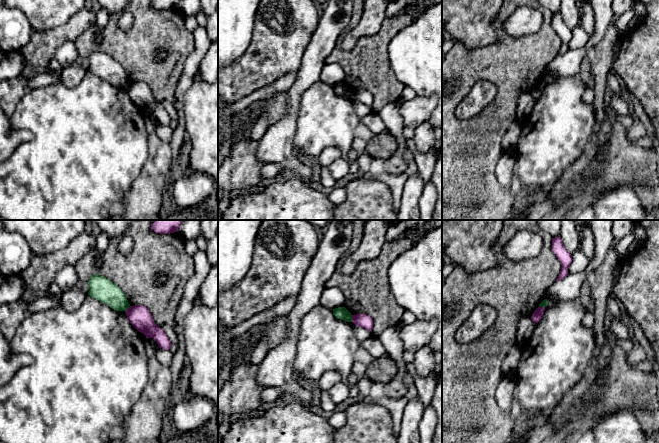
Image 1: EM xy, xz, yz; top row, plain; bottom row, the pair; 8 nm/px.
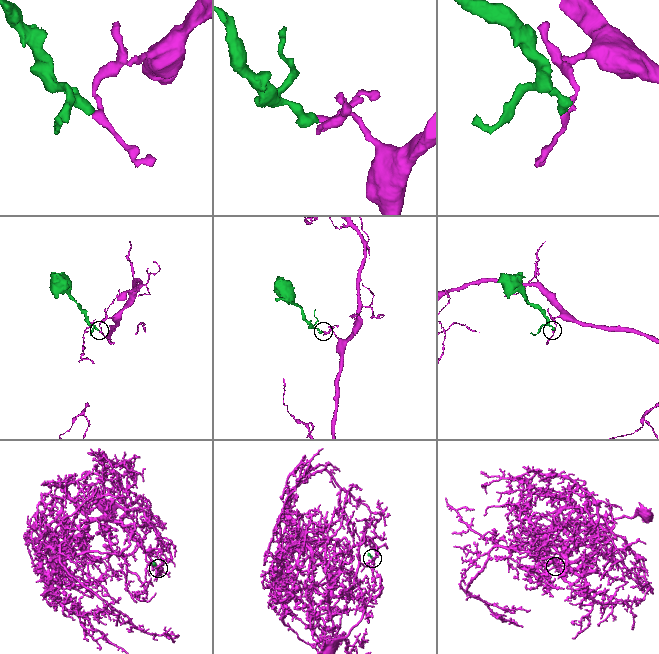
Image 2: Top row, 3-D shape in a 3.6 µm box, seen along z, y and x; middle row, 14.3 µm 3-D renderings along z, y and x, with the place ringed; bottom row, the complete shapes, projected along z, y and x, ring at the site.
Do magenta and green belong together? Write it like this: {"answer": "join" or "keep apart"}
{"answer": "keep apart"}

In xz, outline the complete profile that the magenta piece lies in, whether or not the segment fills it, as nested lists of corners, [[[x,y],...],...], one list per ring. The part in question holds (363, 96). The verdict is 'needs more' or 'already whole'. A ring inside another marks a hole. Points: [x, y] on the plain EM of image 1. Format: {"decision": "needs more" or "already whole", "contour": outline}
{"decision": "already whole", "contour": [[[367,90],[352,91],[352,98],[355,100],[355,102],[360,102],[366,106],[372,107],[373,96]]]}

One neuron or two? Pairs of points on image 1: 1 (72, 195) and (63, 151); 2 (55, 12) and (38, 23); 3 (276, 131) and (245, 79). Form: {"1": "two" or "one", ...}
{"1": "one", "2": "one", "3": "two"}

